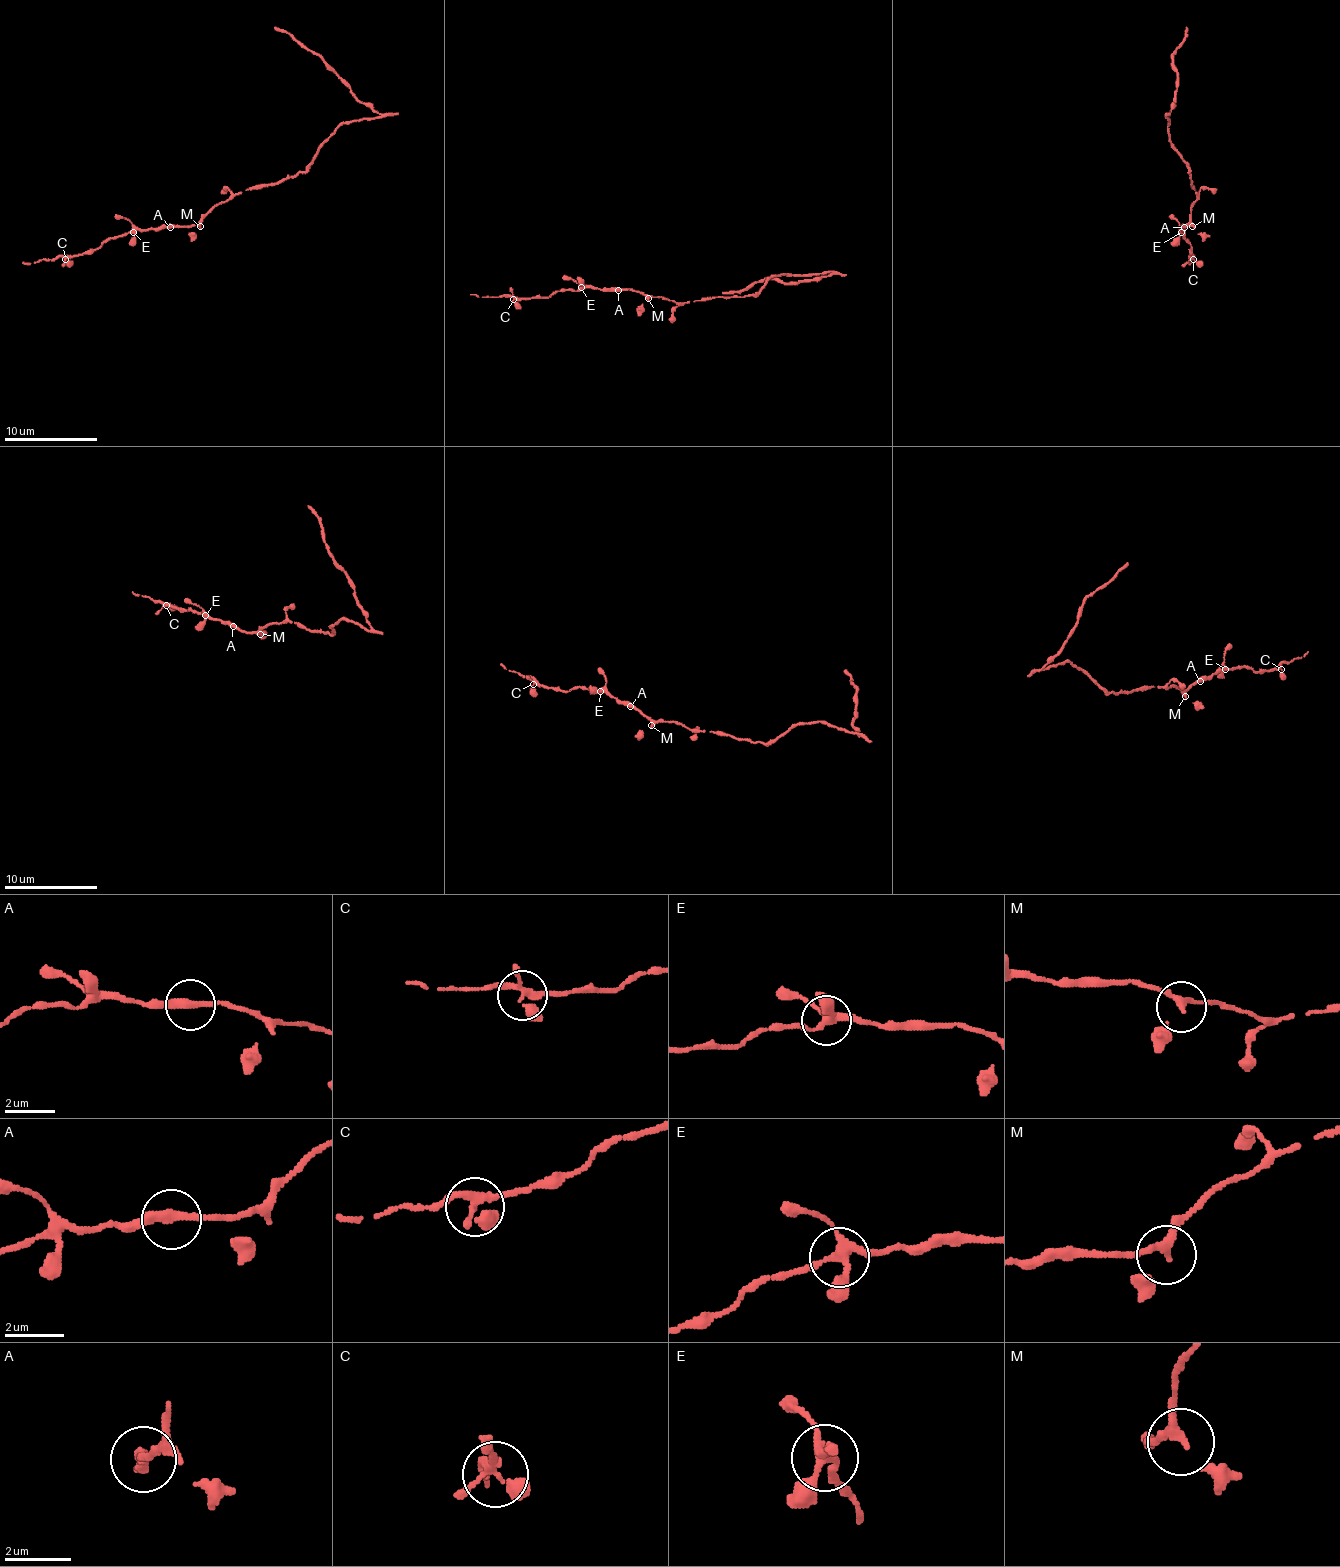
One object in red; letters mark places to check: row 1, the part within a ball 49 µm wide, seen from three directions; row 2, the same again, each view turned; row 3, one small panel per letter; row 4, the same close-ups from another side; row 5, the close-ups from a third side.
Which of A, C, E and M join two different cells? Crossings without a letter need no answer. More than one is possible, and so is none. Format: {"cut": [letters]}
{"cut": []}

